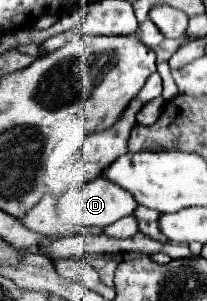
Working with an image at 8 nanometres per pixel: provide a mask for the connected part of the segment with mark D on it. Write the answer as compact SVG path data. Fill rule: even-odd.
M95 178L93 182L85 182L77 192L67 192L57 200L57 214L67 224L81 226L109 226L123 216L131 216L137 210L137 200L133 200L131 192L125 192L121 186L111 184L111 180Z

